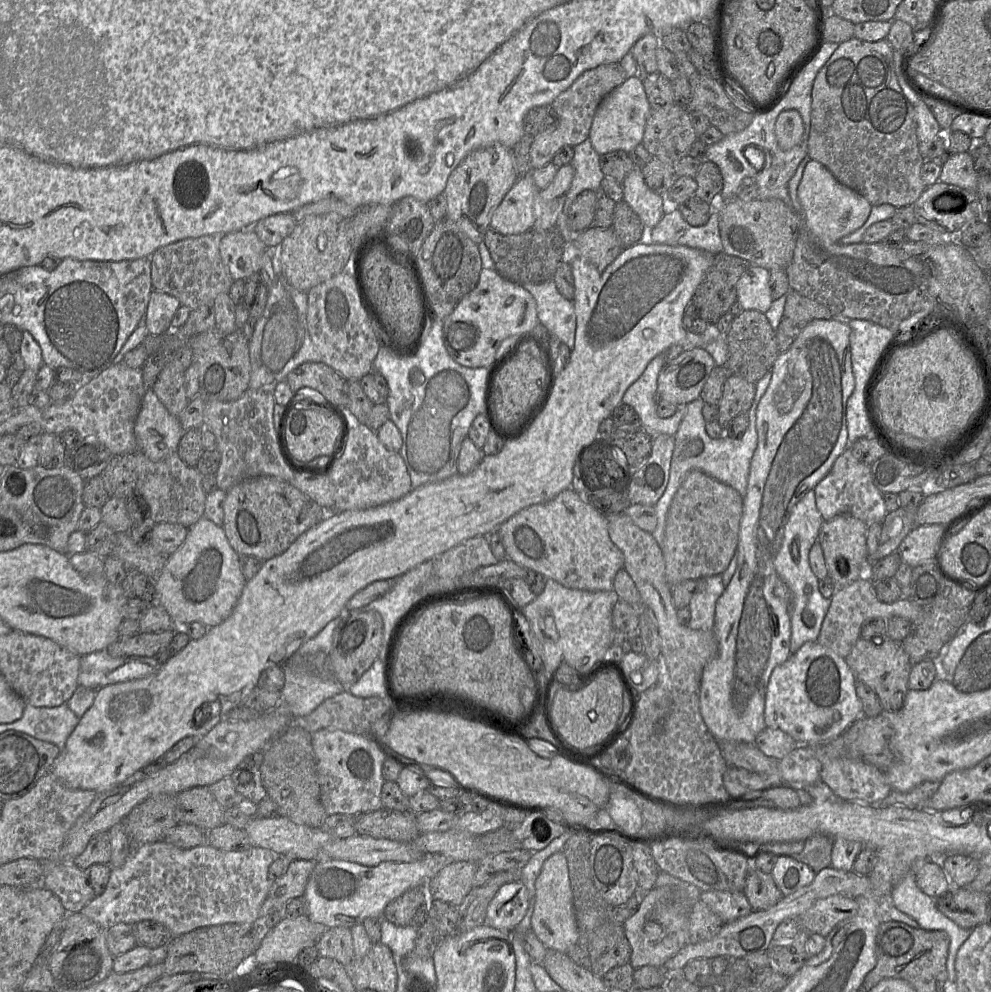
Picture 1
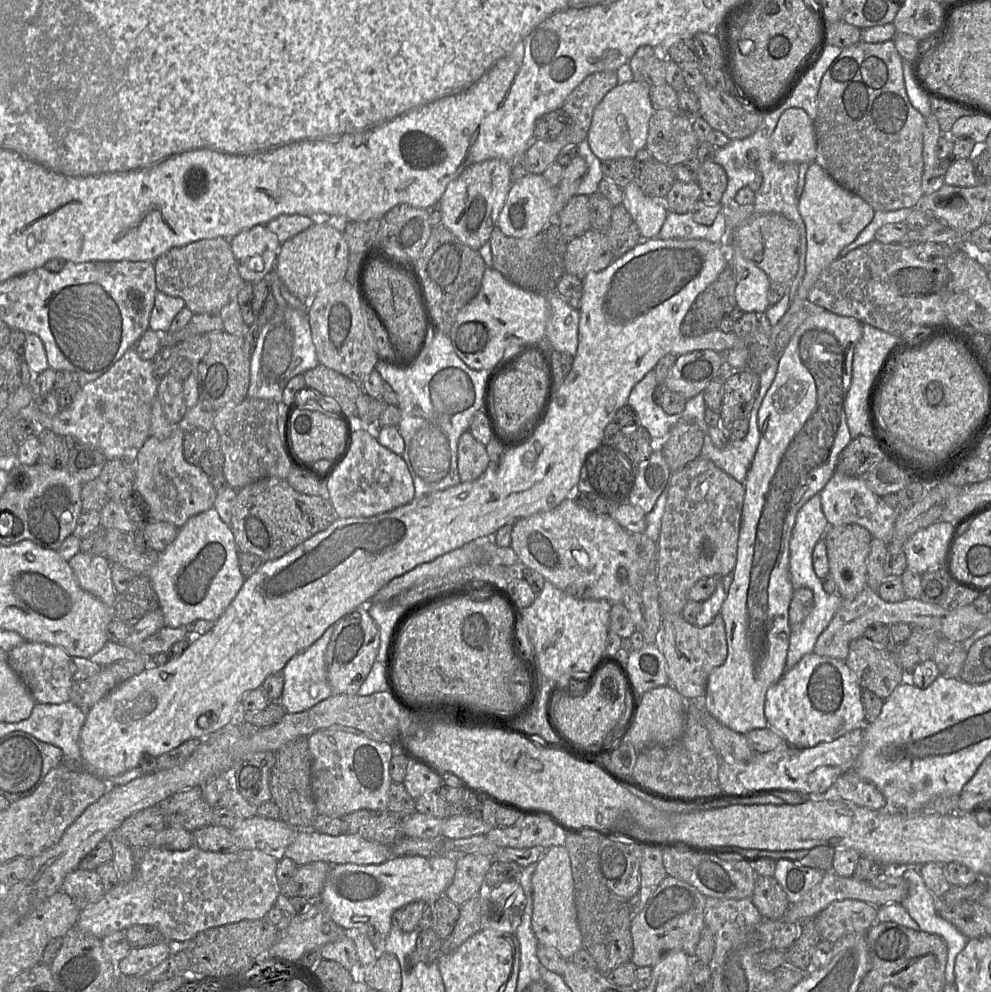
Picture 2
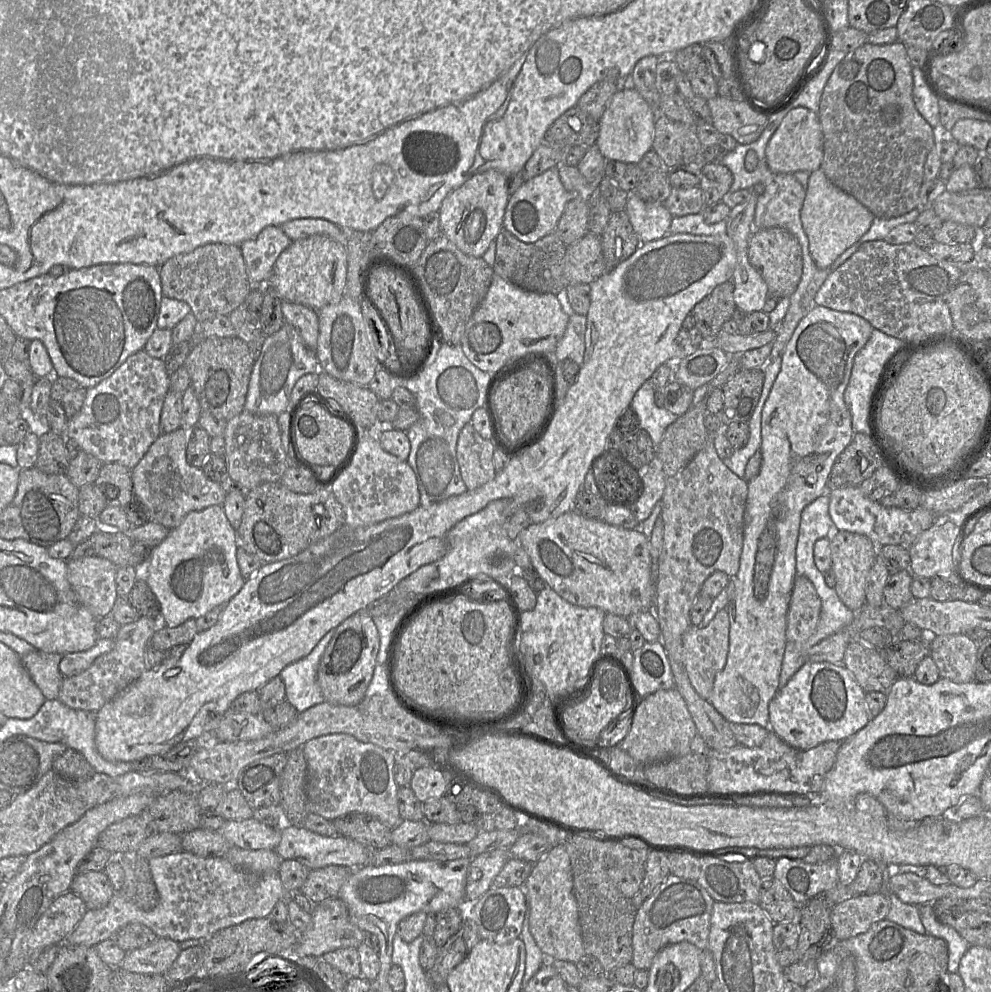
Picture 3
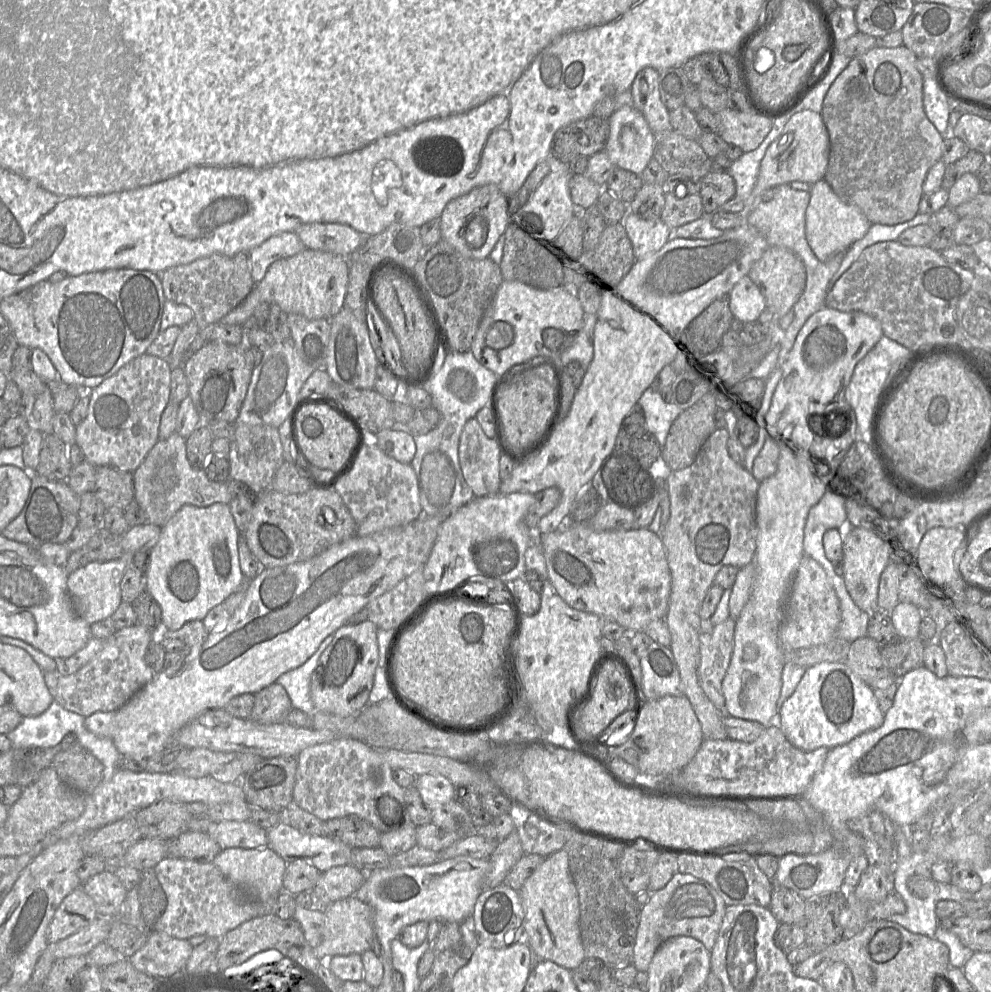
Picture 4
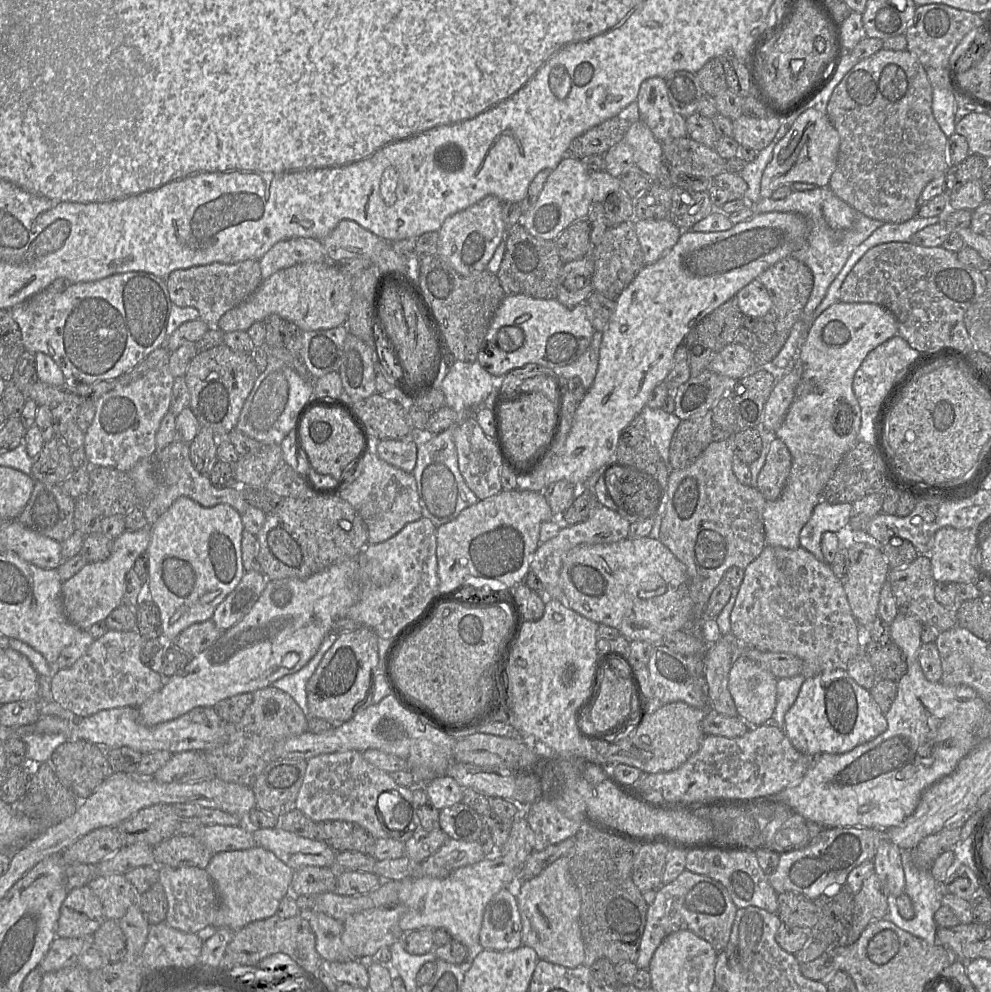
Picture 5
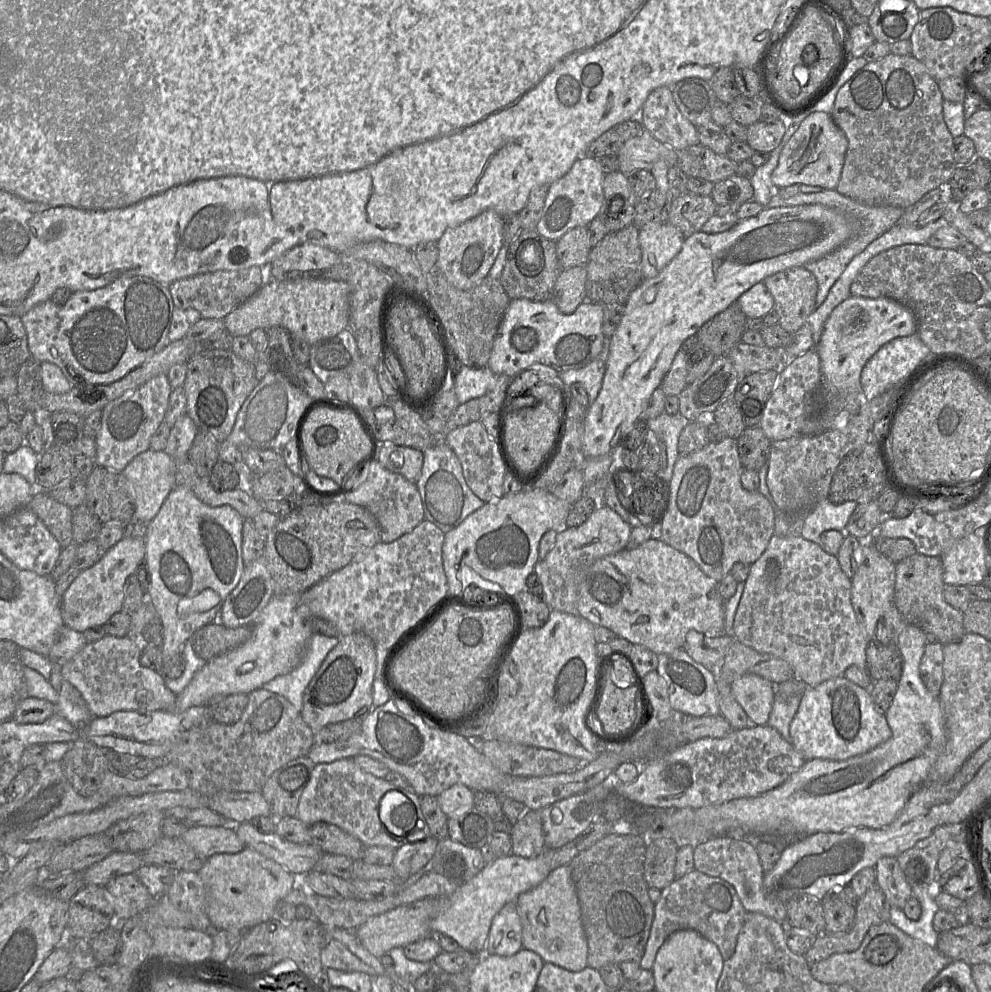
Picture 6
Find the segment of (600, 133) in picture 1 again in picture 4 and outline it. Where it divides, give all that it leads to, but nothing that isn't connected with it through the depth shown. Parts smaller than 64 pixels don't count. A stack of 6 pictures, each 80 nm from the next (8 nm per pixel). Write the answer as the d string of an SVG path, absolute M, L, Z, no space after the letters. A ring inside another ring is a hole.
M623 105L614 111L608 120L610 129L603 151L606 151L615 167L642 174L654 156L655 149L655 134L644 115L633 105Z

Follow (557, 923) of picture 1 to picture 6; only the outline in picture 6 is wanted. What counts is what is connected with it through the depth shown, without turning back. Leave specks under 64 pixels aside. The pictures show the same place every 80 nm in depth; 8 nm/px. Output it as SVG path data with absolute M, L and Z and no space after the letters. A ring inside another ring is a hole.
M569 864L553 869L538 886L521 893L515 903L521 921L523 948L537 953L544 962L571 972L587 966L587 939Z

